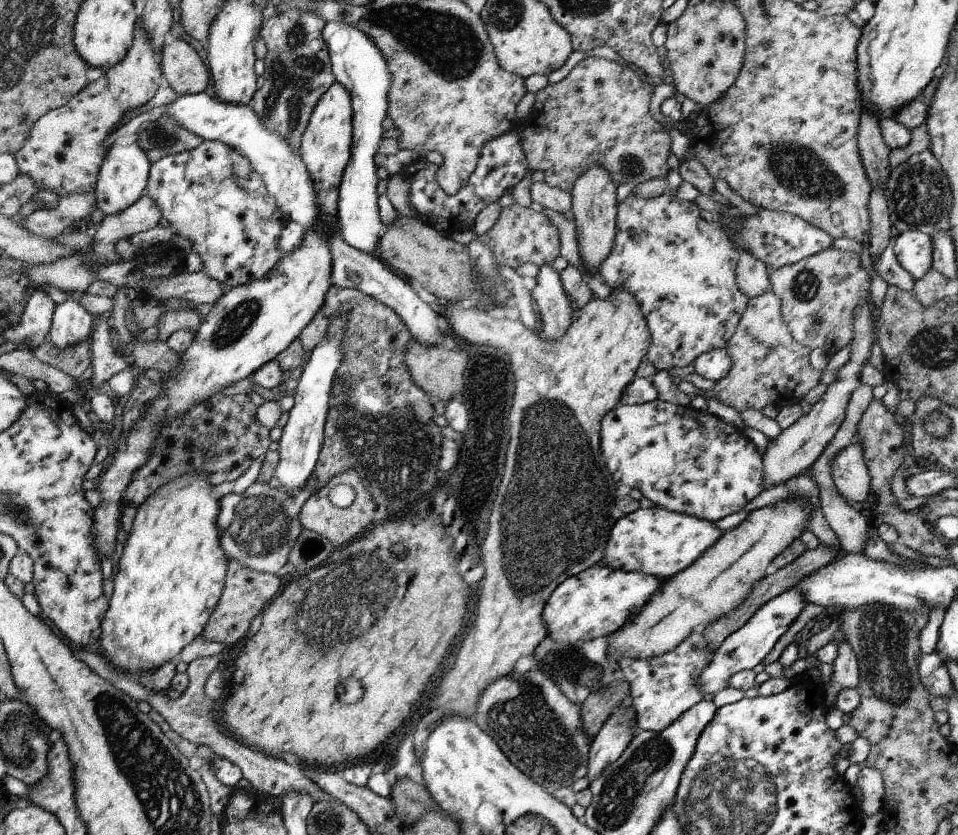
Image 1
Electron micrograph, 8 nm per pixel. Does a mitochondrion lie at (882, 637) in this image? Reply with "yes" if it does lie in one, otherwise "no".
yes

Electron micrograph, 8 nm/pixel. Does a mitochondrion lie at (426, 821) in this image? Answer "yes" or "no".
no

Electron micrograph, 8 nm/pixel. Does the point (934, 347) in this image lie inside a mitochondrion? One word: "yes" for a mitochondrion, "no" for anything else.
yes

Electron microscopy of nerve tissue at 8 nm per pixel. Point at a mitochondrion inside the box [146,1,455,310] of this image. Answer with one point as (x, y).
(294, 71)

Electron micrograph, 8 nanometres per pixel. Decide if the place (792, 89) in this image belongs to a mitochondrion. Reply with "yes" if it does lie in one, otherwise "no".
no

